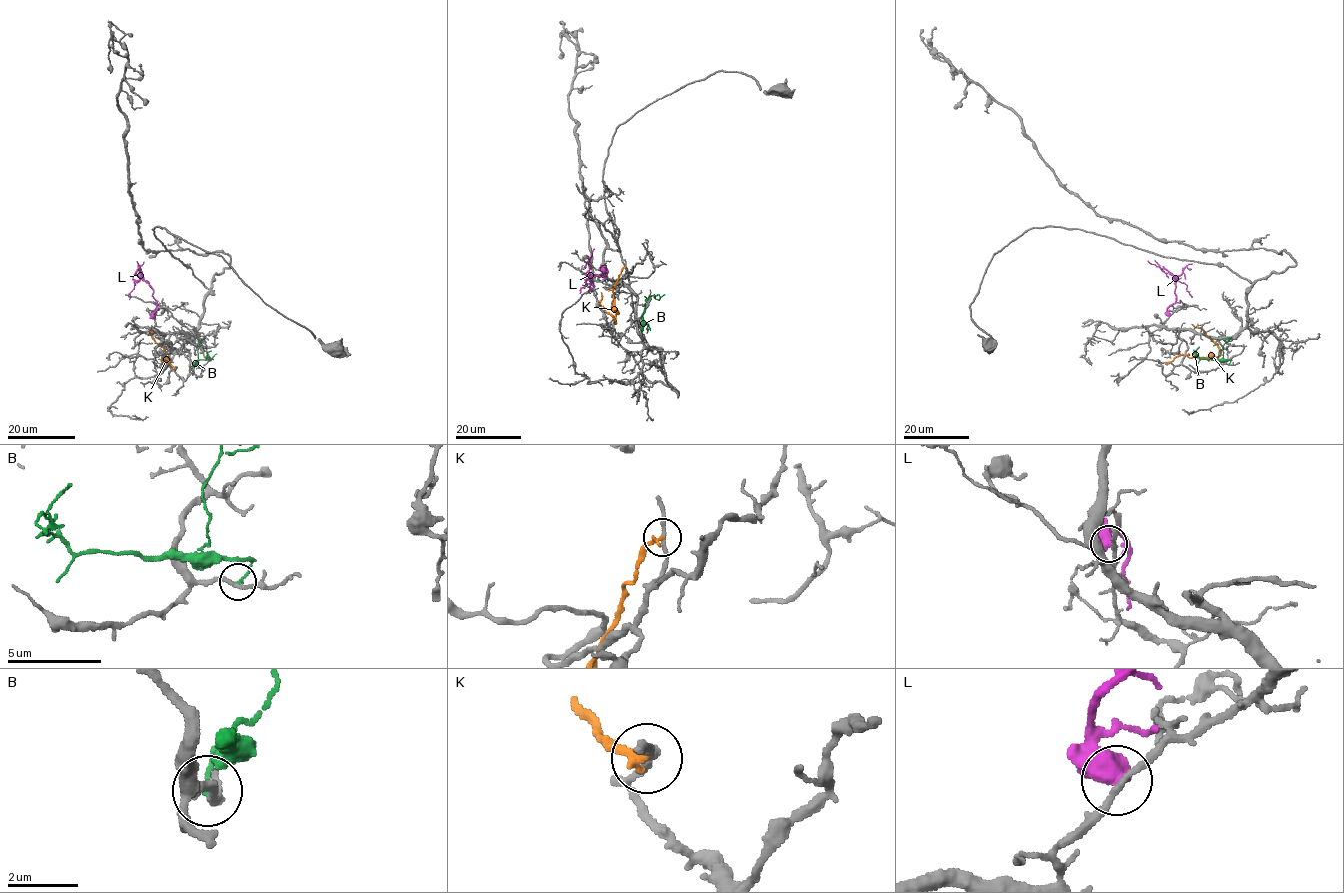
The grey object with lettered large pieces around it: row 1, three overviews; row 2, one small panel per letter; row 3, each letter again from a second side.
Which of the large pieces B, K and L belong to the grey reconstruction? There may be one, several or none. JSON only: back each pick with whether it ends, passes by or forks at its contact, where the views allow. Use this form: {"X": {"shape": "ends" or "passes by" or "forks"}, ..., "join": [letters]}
{"join": []}

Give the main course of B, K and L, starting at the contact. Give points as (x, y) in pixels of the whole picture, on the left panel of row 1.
B: (191, 368), (199, 360), (217, 353)
K: (176, 367), (167, 359), (162, 361), (166, 361), (165, 351), (151, 335), (151, 327)
L: (154, 318), (157, 304), (153, 290), (141, 278), (134, 281), (129, 299)

